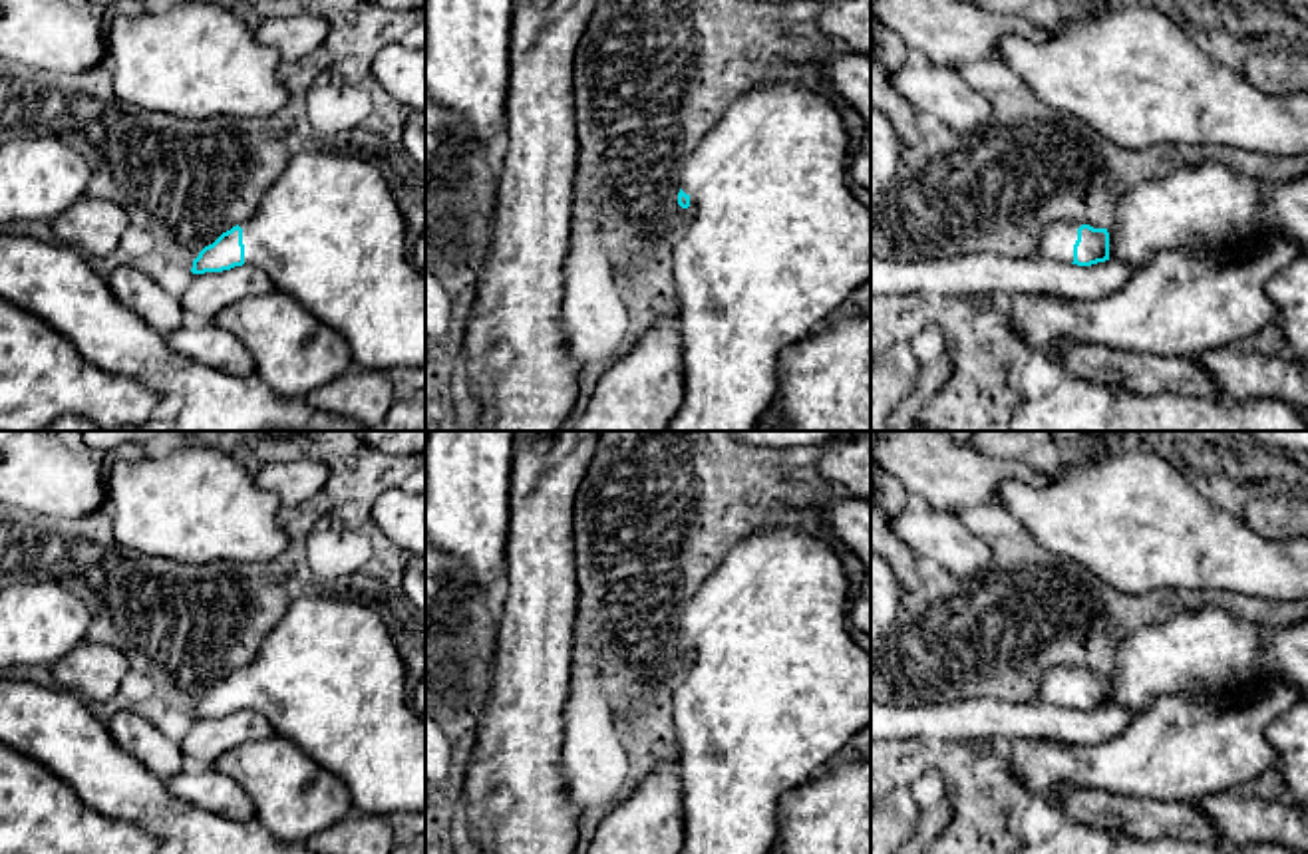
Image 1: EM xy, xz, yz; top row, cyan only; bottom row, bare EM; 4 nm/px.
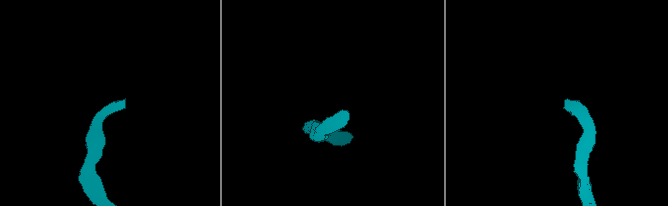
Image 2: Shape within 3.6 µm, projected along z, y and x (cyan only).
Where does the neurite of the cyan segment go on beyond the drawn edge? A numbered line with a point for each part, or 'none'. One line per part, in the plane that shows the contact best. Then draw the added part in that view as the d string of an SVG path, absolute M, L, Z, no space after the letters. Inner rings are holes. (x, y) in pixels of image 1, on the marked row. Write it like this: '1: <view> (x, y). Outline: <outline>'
1: xy (328, 231). Outline: M348 147L342 153L302 153L296 155L284 173L270 185L256 213L239 224L243 228L245 264L262 268L274 288L296 298L314 318L340 332L352 350L352 365L366 371L390 371L404 367L425 367L425 270L421 270L408 252L408 226L396 201L396 185L388 165L360 147Z

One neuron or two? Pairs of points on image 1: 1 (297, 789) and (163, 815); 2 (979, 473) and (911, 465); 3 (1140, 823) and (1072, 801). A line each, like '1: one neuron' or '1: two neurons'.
1: two neurons
2: one neuron
3: one neuron

